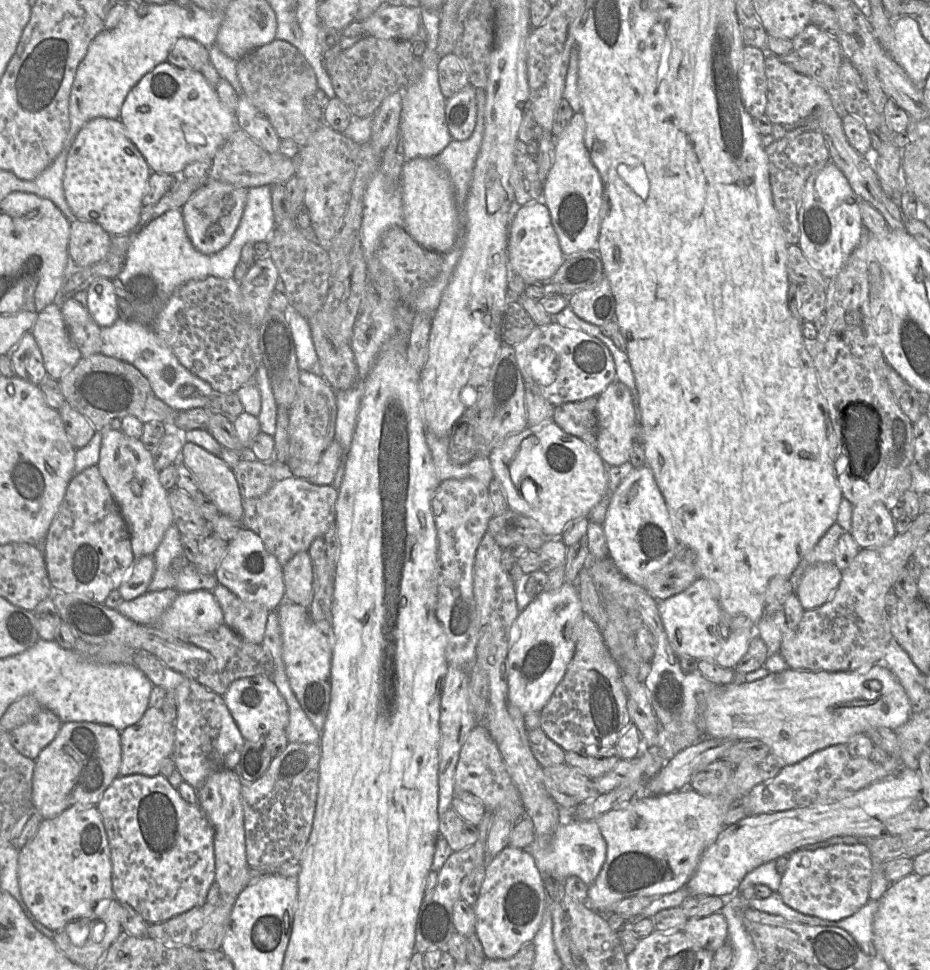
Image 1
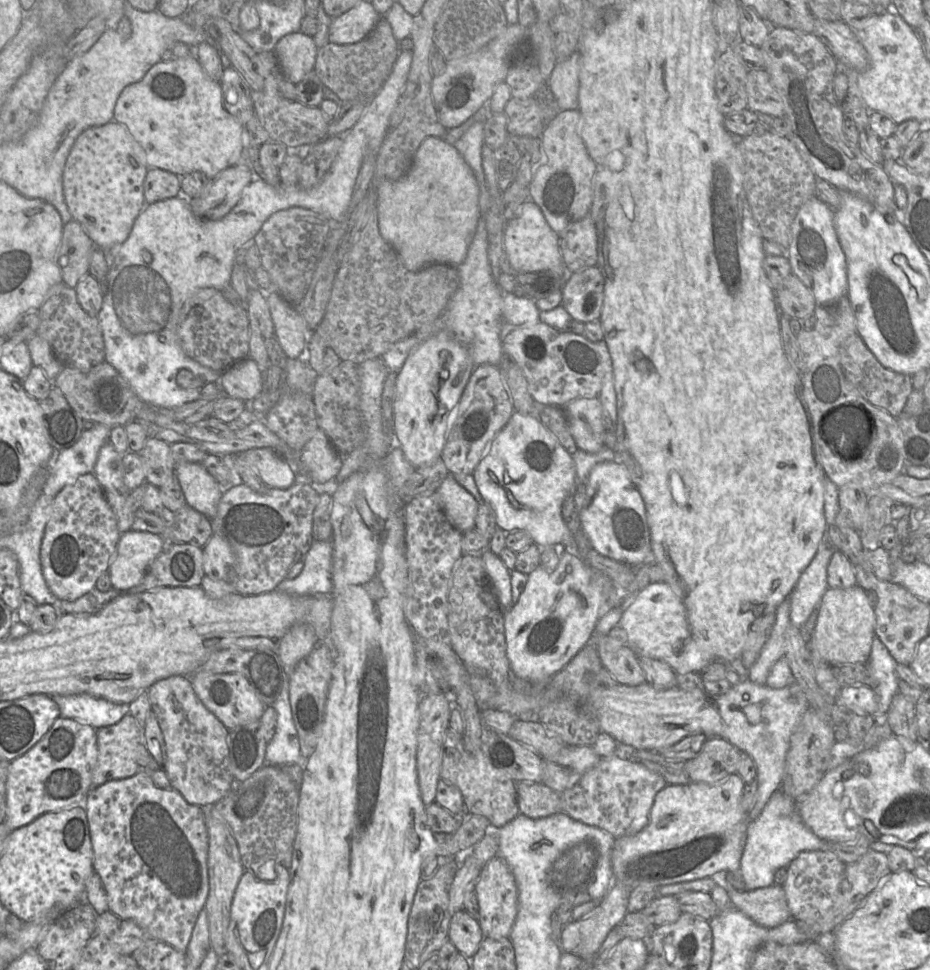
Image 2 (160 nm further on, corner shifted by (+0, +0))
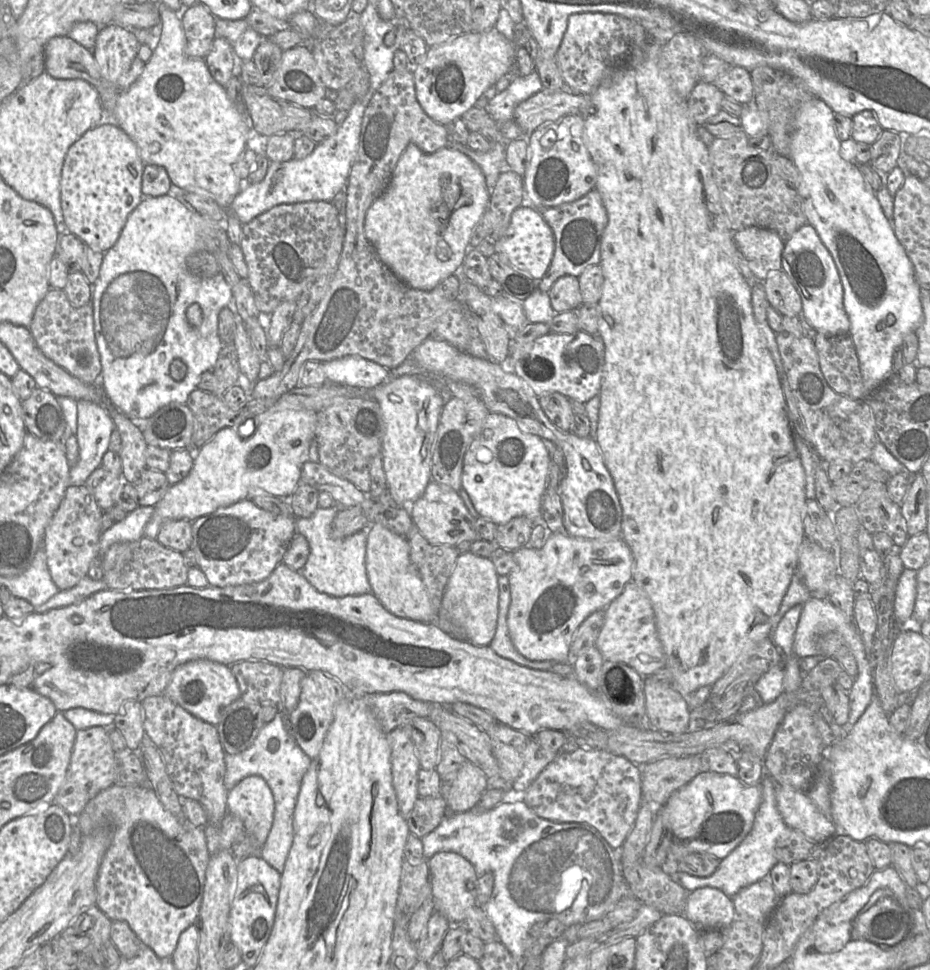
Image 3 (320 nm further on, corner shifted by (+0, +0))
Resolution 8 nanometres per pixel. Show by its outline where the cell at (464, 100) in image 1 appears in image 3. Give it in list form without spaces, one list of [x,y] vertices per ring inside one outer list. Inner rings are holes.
[[[493,27],[429,47],[425,61],[411,69],[420,106],[432,120],[447,125],[473,107],[480,96],[494,89],[497,81],[514,68],[513,39],[506,38]]]

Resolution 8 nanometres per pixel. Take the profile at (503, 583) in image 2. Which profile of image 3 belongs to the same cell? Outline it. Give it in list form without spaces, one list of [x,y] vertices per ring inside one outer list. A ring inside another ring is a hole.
[[[469,551],[460,554],[442,597],[444,622],[449,622],[466,641],[476,646],[488,646],[496,632],[498,611],[498,574],[493,562]]]

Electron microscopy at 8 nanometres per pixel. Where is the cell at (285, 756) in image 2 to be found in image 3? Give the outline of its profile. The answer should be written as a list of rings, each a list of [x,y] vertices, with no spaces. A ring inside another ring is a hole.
[[[279,711],[278,714],[283,714],[281,722],[285,722],[283,723],[285,726],[277,727],[281,728],[282,734],[279,734],[279,737],[264,739],[261,745],[264,751],[259,753],[262,759],[255,765],[248,766],[249,757],[247,755],[228,757],[226,781],[229,784],[228,790],[232,789],[242,779],[251,775],[261,776],[267,782],[274,797],[275,809],[271,829],[260,851],[260,857],[279,873],[282,873],[294,839],[294,811],[298,794],[302,779],[311,764],[311,759],[298,746],[290,730],[287,729],[285,713]]]

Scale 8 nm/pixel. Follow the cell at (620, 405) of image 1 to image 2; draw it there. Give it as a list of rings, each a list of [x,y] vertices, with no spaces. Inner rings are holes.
[[[579,398],[562,406],[578,449],[597,453],[604,446],[604,409],[598,399]]]

